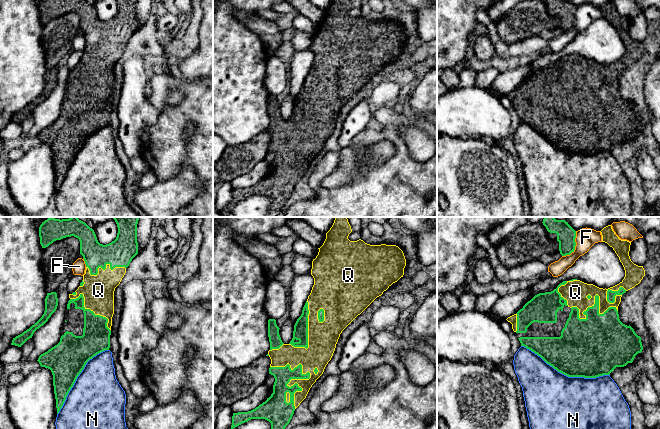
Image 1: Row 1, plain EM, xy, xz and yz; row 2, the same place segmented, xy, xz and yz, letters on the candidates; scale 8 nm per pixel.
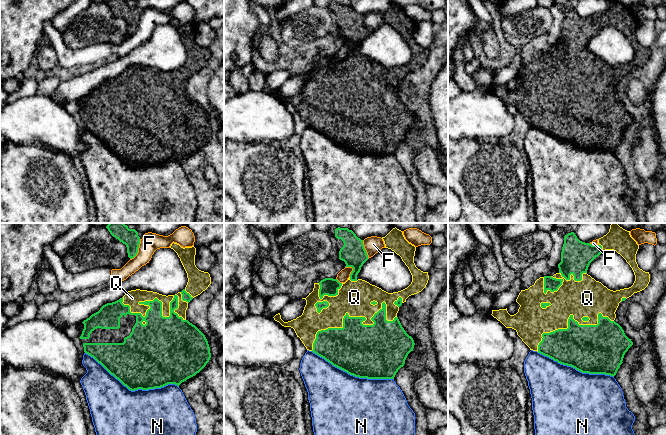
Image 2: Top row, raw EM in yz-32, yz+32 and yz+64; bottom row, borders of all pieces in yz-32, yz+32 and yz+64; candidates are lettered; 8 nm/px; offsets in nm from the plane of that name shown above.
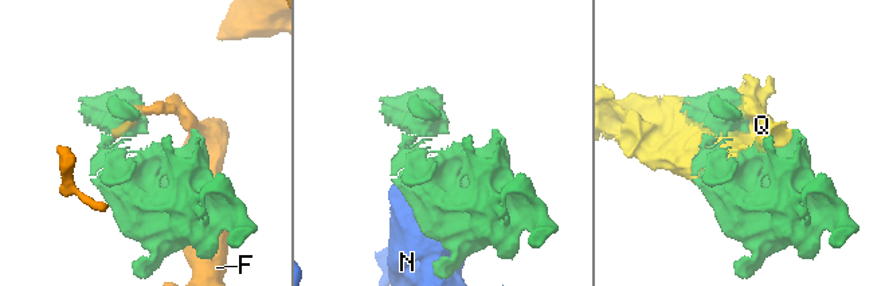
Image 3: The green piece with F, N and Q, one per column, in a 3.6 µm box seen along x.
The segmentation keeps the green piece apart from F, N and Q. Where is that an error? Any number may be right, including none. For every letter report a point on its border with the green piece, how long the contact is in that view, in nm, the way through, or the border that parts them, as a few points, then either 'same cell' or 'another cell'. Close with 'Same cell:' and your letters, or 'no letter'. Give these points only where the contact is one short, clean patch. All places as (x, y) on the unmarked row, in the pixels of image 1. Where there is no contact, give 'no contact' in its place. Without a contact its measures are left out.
F: yz (575, 21) | 240 nm | along yz (576, 7), (575, 24), (569, 30), (562, 32) | another cell
N: yz (565, 150) | 750 nm | another cell
Q: xz (304, 154) | 400 nm | same cell
Same cell: Q

